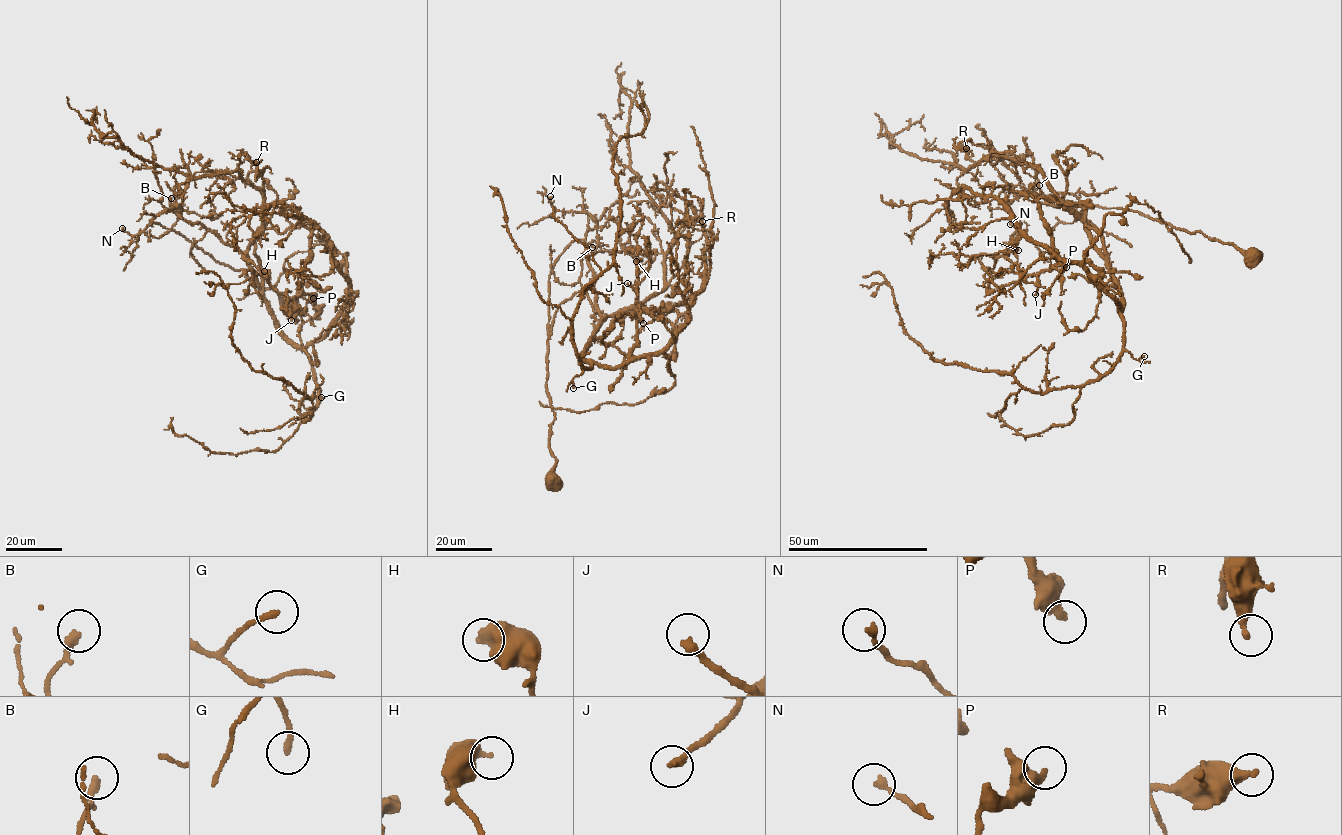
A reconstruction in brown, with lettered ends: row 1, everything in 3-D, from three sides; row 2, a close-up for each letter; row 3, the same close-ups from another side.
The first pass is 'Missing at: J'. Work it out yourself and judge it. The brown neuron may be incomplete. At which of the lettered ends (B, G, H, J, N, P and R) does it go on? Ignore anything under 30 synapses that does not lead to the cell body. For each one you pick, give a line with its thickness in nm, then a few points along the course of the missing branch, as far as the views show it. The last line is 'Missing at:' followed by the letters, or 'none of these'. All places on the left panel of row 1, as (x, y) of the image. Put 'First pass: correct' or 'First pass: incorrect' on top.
First pass: correct
J: 280 nm thick
Missing at: J

